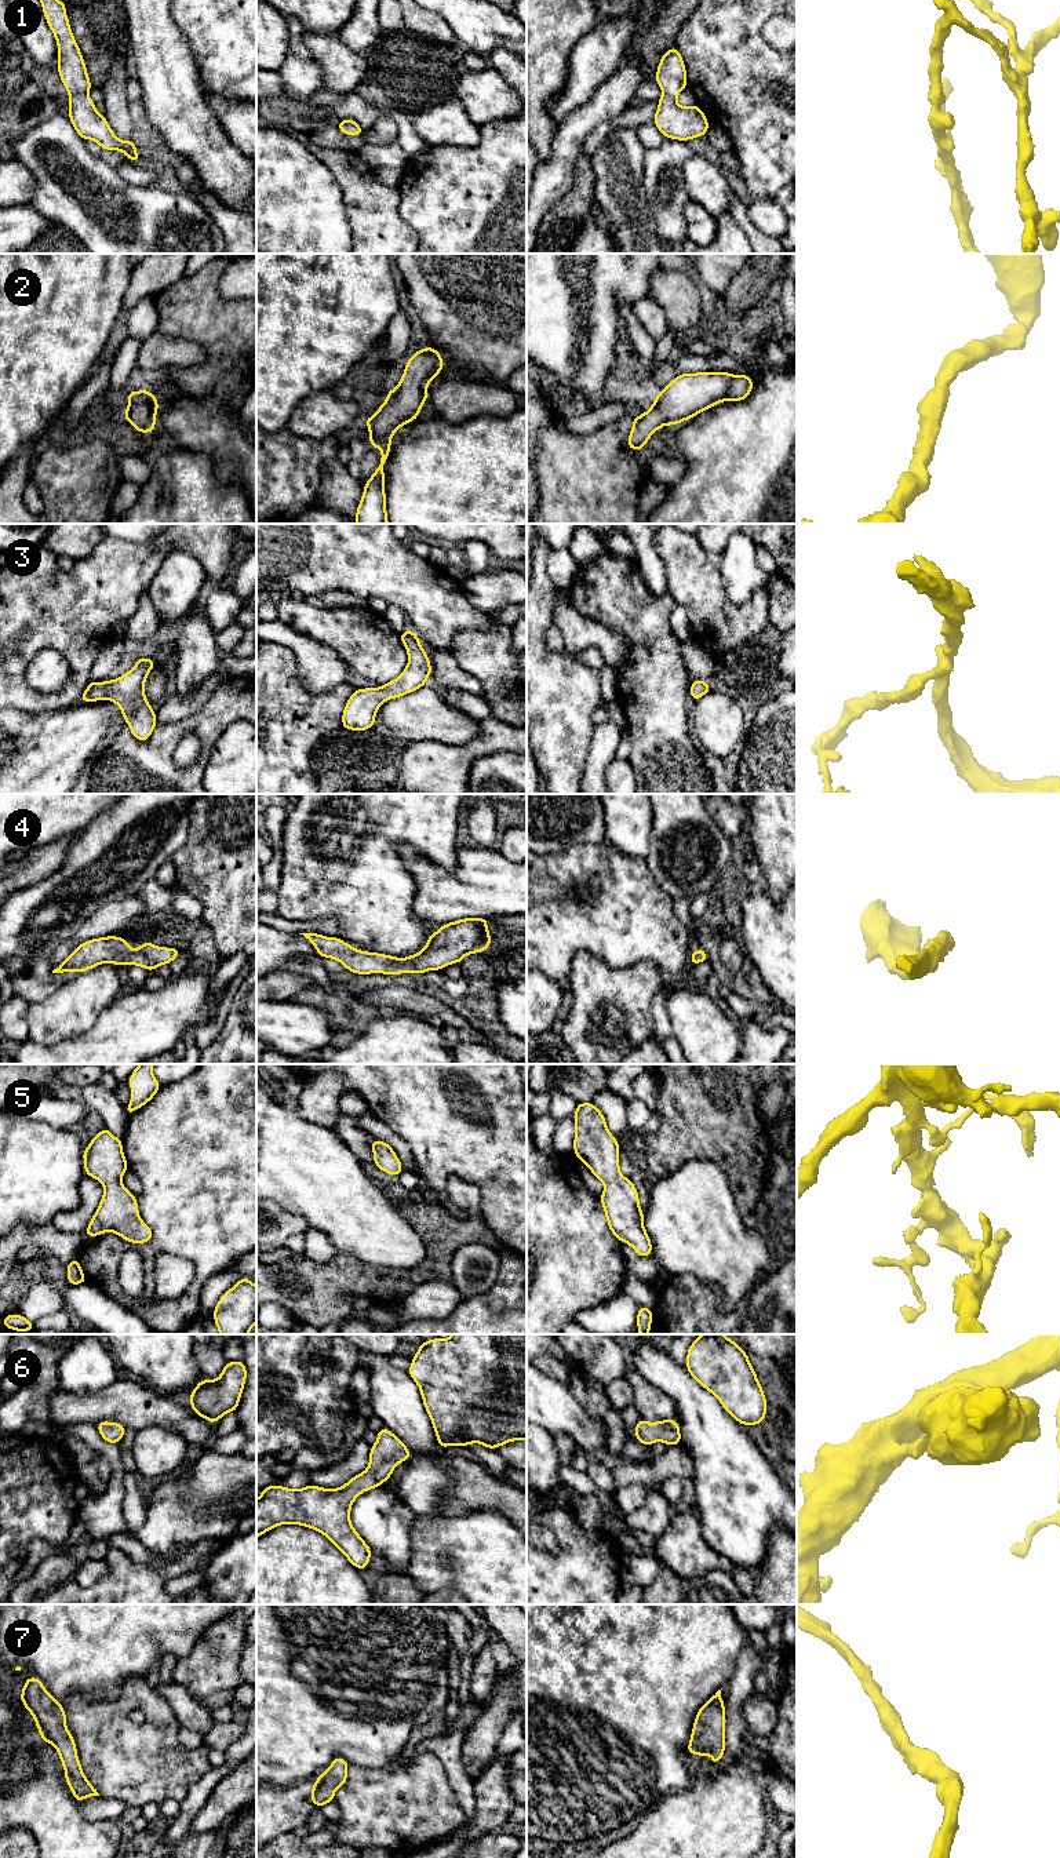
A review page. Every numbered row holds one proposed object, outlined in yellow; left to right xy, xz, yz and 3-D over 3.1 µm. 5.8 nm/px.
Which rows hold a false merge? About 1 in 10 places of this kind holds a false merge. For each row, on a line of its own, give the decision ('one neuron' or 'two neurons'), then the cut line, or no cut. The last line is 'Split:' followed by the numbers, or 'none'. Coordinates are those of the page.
1: one neuron; no cut
2: one neuron; no cut
3: one neuron; no cut
4: one neuron; no cut
5: one neuron; no cut
6: one neuron; no cut
7: one neuron; no cut
Split: none

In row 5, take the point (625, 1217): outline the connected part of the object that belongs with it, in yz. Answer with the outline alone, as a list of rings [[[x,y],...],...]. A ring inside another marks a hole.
[[[591,1101],[579,1103],[573,1119],[573,1152],[604,1183],[600,1201],[611,1232],[618,1241],[630,1245],[640,1257],[649,1257],[652,1242],[644,1228],[637,1188],[630,1178],[620,1174],[619,1141]]]

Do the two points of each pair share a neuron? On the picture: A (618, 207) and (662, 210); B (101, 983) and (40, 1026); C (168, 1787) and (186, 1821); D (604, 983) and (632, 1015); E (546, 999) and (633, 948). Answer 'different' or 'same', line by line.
A: different
B: same
C: different
D: same
E: different

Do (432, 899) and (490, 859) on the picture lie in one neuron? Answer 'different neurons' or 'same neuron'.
same neuron

